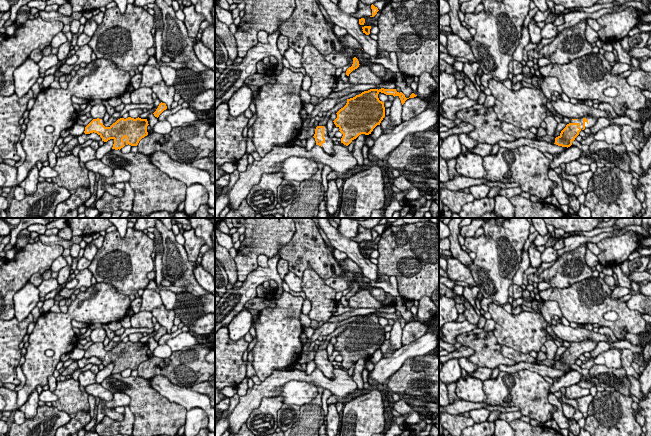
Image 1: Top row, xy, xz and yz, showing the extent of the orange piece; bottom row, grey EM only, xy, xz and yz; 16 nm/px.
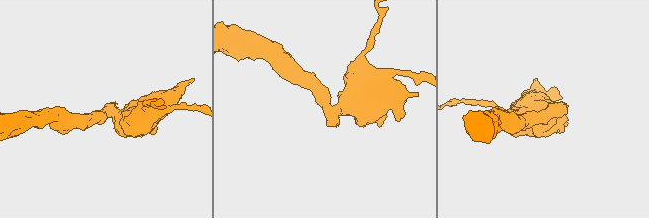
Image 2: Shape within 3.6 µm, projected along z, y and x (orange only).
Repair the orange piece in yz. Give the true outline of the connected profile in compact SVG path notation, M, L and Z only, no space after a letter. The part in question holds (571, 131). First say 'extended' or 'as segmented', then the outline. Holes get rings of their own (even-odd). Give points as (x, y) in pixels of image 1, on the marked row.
extended; M585 116L578 119L571 119L570 123L561 131L560 135L555 138L558 146L570 147L581 130L591 128L596 124L598 118L593 116Z

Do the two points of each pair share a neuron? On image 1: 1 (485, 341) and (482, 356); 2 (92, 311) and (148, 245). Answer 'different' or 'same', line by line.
1: same
2: different

